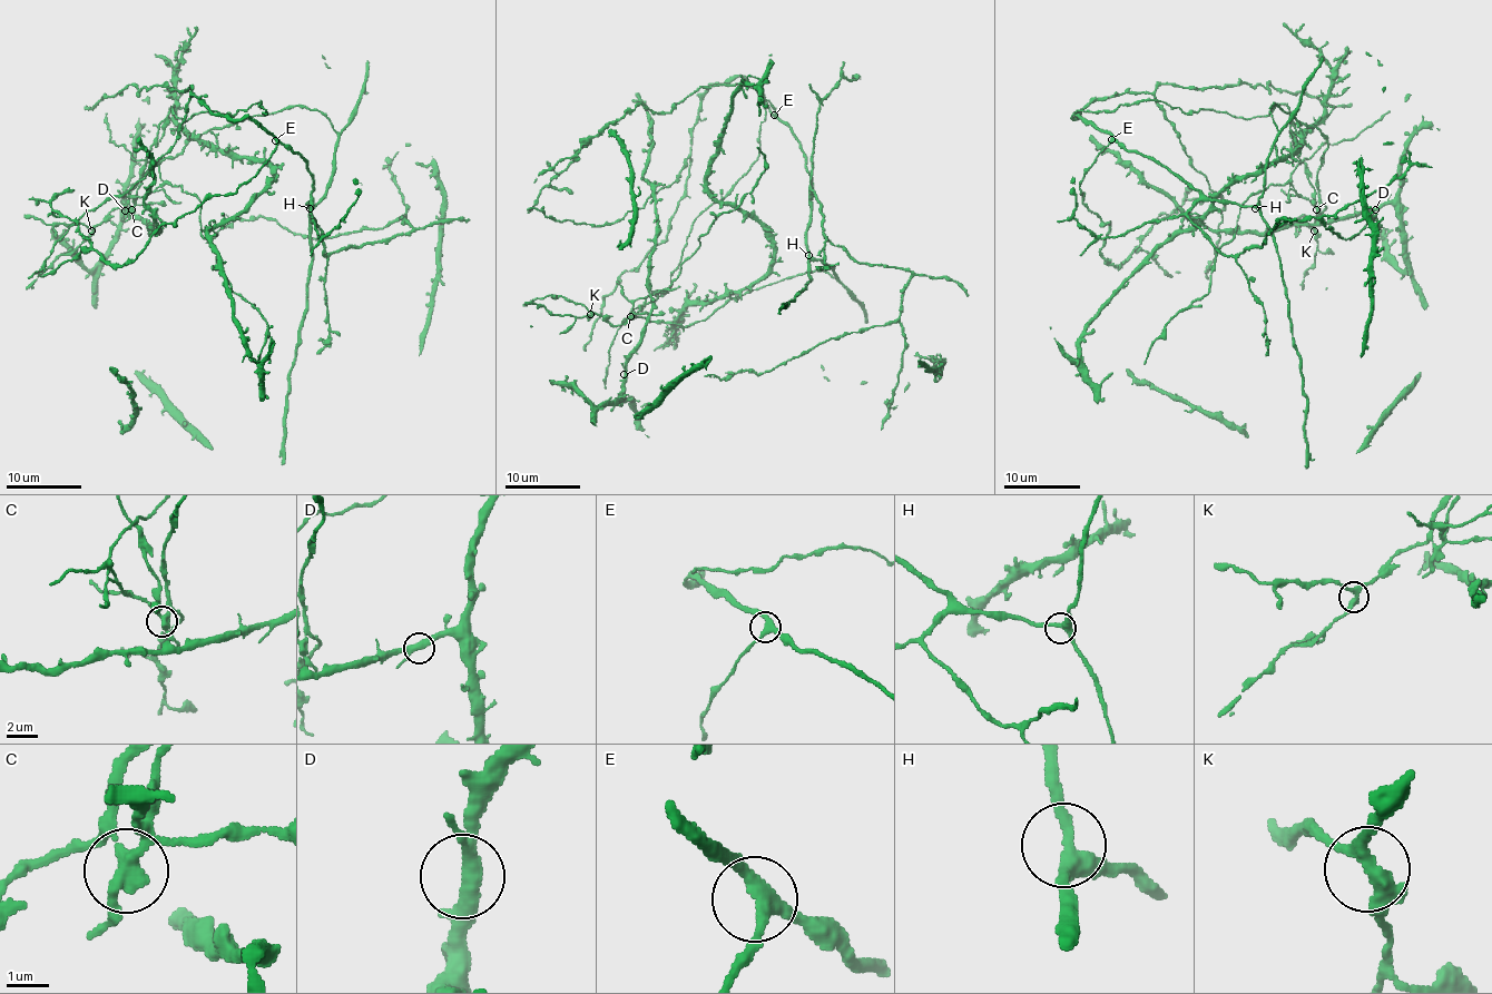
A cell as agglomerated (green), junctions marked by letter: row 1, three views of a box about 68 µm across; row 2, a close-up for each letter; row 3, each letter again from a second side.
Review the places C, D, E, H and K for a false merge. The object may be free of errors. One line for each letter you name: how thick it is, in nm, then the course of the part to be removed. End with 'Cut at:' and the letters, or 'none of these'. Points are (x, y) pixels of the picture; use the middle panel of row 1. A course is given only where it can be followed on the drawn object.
C: calibre 320 nm; course (629, 315), (650, 295), (670, 285), (691, 224), (759, 154), (765, 79)
Cut at: C

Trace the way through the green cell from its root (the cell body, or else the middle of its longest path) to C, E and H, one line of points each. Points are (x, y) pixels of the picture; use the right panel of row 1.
C: (1266, 174), (1277, 134), (1269, 114), (1275, 102), (1314, 126), (1327, 143), (1315, 209)
E: (1266, 174), (1264, 195), (1255, 206), (1207, 200), (1162, 166), (1128, 153), (1111, 139)
H: (1266, 174), (1264, 195), (1255, 208)

